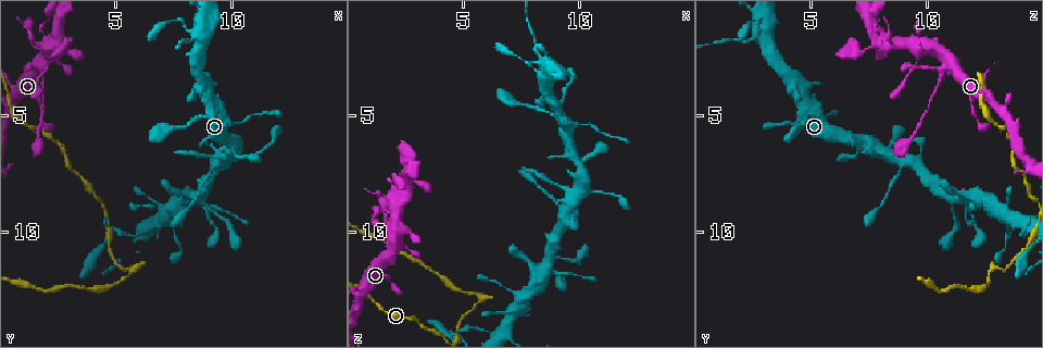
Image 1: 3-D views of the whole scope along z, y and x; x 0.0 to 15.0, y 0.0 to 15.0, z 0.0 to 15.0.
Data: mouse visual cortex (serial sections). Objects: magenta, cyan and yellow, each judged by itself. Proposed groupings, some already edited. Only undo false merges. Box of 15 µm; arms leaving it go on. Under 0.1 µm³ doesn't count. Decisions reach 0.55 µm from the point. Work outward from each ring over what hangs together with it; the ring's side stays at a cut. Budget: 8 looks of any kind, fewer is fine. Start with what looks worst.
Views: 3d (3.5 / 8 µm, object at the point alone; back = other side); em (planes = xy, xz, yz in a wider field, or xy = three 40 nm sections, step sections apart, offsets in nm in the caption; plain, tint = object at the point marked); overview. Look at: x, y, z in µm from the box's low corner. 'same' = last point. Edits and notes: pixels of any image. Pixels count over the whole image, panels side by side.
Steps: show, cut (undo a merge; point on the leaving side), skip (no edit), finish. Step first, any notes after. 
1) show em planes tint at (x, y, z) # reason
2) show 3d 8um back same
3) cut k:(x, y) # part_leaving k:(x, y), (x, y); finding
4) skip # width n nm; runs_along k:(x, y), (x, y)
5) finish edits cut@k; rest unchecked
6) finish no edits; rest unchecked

show 3d 3.5um back at (8.6, 1.5, 2.7) # looks like a crossing

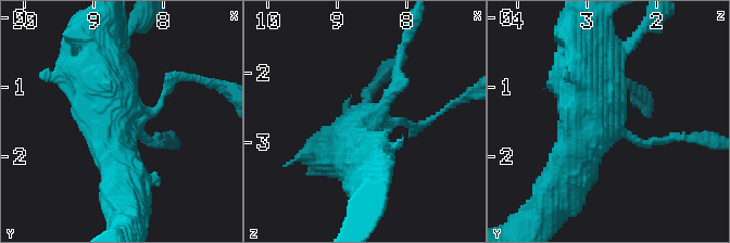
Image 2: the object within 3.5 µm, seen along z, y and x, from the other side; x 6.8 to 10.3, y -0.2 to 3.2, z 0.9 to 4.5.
show em xy step 2 tint at (8.50, 1.55, 2.70)

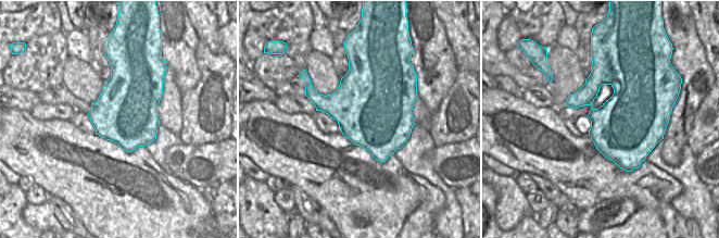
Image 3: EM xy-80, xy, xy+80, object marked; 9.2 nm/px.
show em xy step 1 tint same # cut it another way

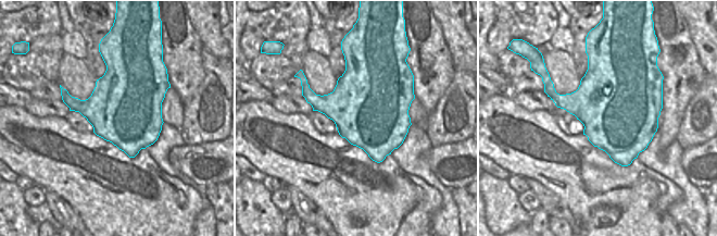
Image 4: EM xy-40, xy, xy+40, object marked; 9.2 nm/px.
skip # runs_along 2:(555, 189), (591, 55); all the same cell

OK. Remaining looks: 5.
show 3d 3.5um at (5.4, 11.8, 12.6) # abrupt turn

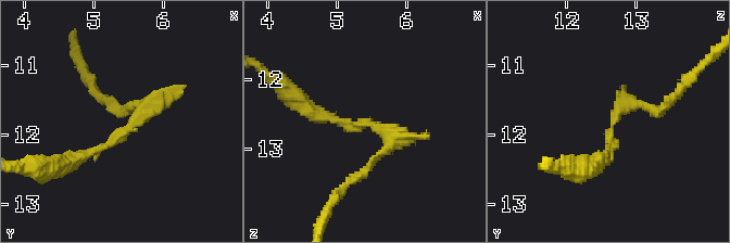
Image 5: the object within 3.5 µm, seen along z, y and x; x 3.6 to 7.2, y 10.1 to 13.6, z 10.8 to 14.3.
show em planes tint at (5.40, 11.90, 12.60) # arm_widths 150, 150 nm; need the tissue

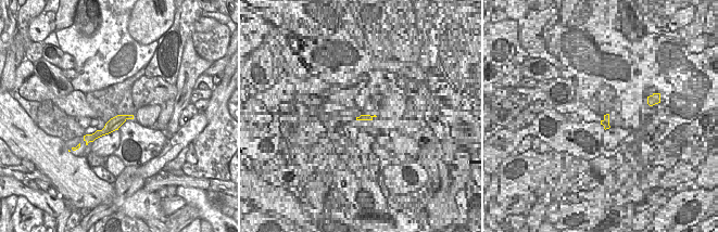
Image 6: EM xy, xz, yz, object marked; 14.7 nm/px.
skip # runs_along 6:(124, 117), (104, 131), (91, 137); continuous, no second cell

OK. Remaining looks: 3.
show 3d 3.5um at (2.7, 2.3, 6.9) # sudden change in width

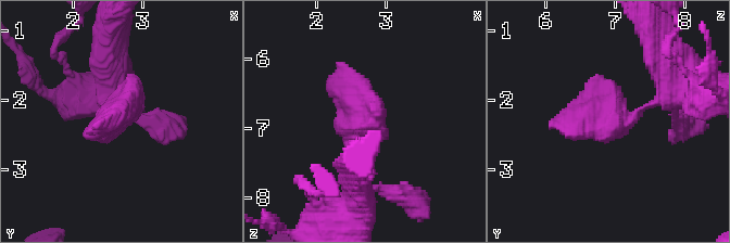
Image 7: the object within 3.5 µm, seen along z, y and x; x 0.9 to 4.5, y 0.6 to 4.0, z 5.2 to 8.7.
skip # runs_along 7:(686, 82), (625, 119), (552, 123); continuous, no second cell

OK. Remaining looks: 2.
finish no edits; rest unchecked

